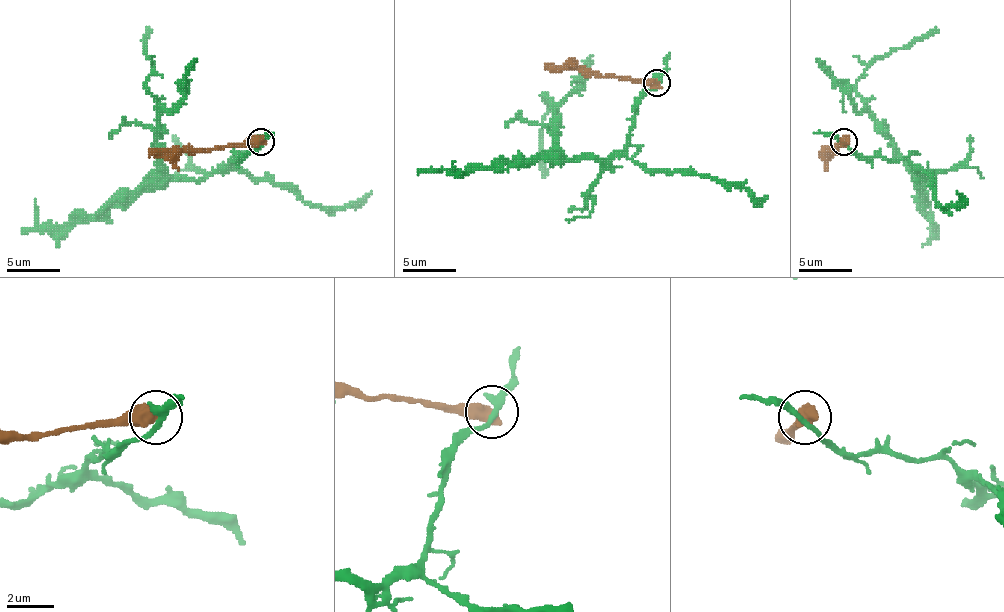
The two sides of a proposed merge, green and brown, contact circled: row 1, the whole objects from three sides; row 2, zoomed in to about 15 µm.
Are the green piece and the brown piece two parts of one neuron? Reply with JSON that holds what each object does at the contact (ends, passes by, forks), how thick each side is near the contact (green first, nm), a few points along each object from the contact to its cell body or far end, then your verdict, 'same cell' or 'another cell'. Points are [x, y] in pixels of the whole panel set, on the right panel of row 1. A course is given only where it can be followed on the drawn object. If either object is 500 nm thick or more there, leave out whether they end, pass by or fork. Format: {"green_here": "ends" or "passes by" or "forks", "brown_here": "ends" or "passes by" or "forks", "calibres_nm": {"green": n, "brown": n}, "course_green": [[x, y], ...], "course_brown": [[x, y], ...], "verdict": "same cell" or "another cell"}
{"calibres_nm": {"green": 260, "brown": 700}, "course_green": [[843, 143], [859, 157], [904, 159], [920, 181], [856, 91], [856, 80], [883, 56], [938, 30]], "course_brown": [[843, 141], [838, 149], [830, 149], [827, 157]], "verdict": "another cell"}

